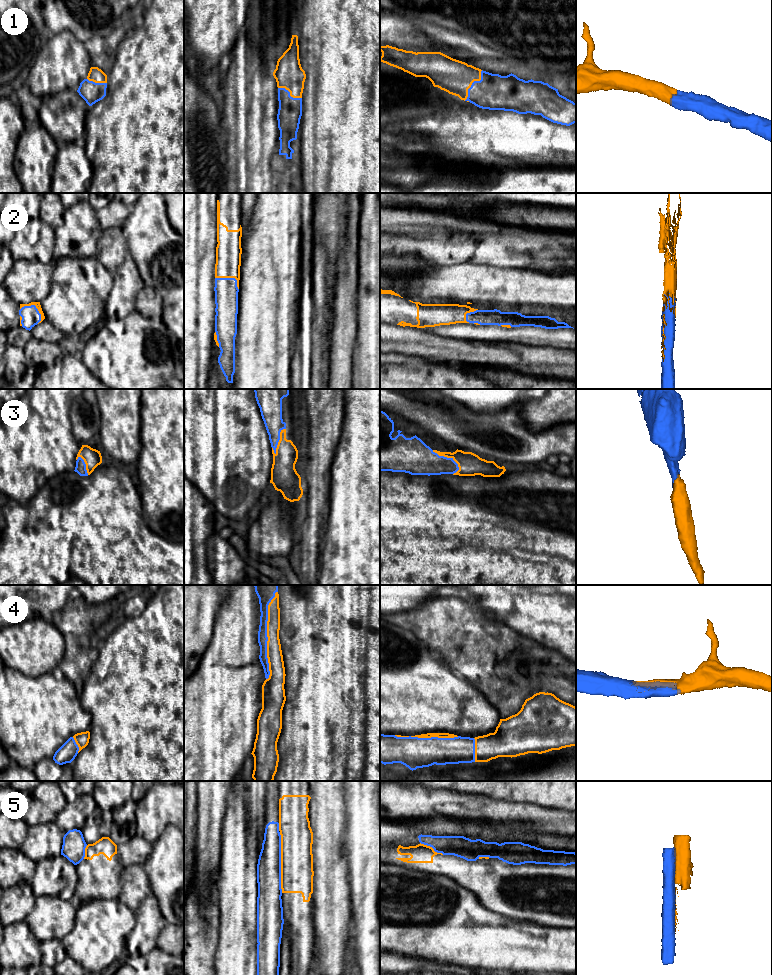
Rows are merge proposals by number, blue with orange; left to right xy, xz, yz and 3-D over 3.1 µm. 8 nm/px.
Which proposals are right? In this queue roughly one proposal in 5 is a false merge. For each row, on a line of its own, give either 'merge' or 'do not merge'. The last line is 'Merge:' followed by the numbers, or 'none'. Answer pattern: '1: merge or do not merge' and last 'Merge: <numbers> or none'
1: merge
2: merge
3: merge
4: merge
5: do not merge
Merge: 1, 2, 3, 4

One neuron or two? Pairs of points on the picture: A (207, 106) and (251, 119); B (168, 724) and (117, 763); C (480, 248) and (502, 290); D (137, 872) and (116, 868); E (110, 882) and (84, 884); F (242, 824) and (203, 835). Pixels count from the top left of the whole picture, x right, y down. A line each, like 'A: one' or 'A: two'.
A: two
B: one
C: two
D: two
E: one
F: two

